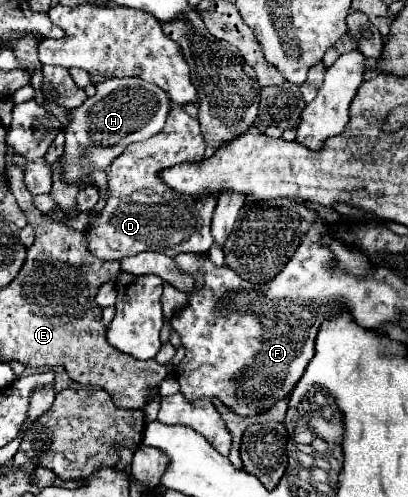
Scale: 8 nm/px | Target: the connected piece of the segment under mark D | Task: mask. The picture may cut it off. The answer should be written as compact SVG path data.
M171 106L163 130L143 142L135 142L121 156L117 156L107 174L107 202L99 212L89 212L89 226L85 230L87 248L101 260L121 260L137 252L163 252L167 256L177 254L201 254L213 244L211 218L217 206L217 198L185 198L169 190L157 174L181 162L203 160L203 136L199 122L185 114L181 106Z

